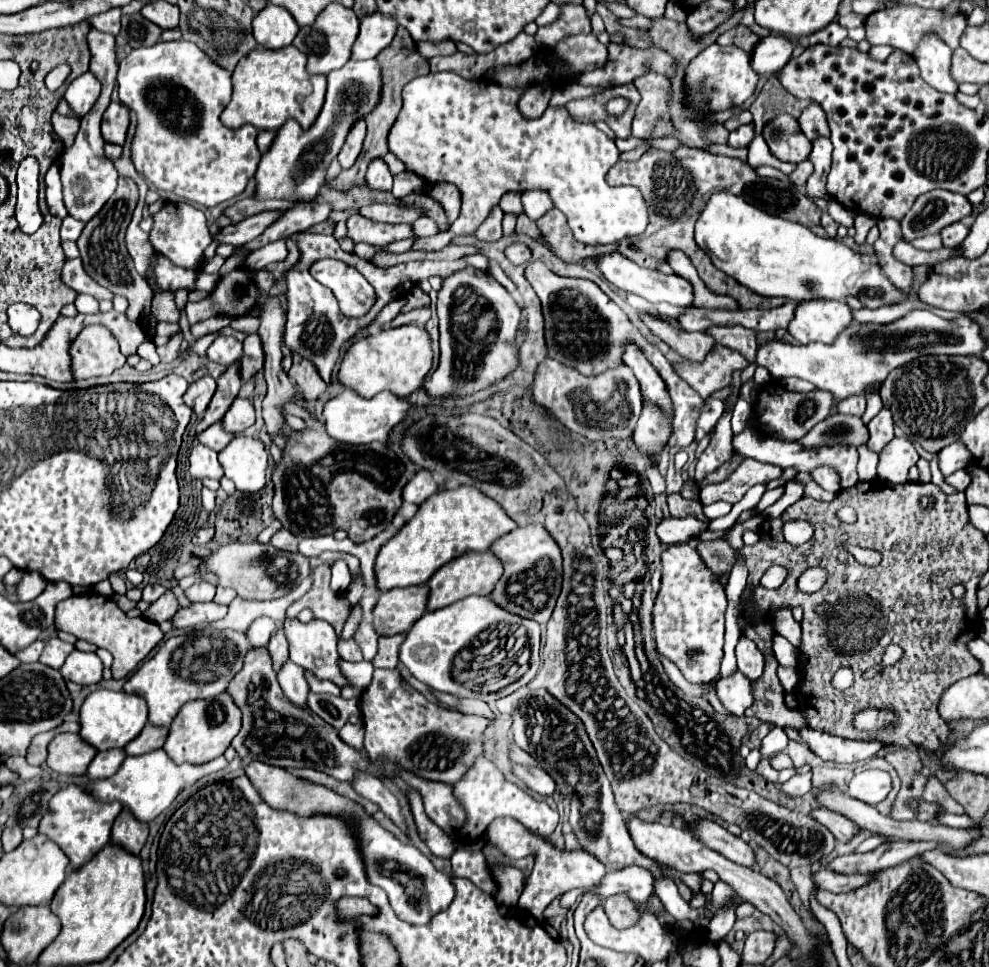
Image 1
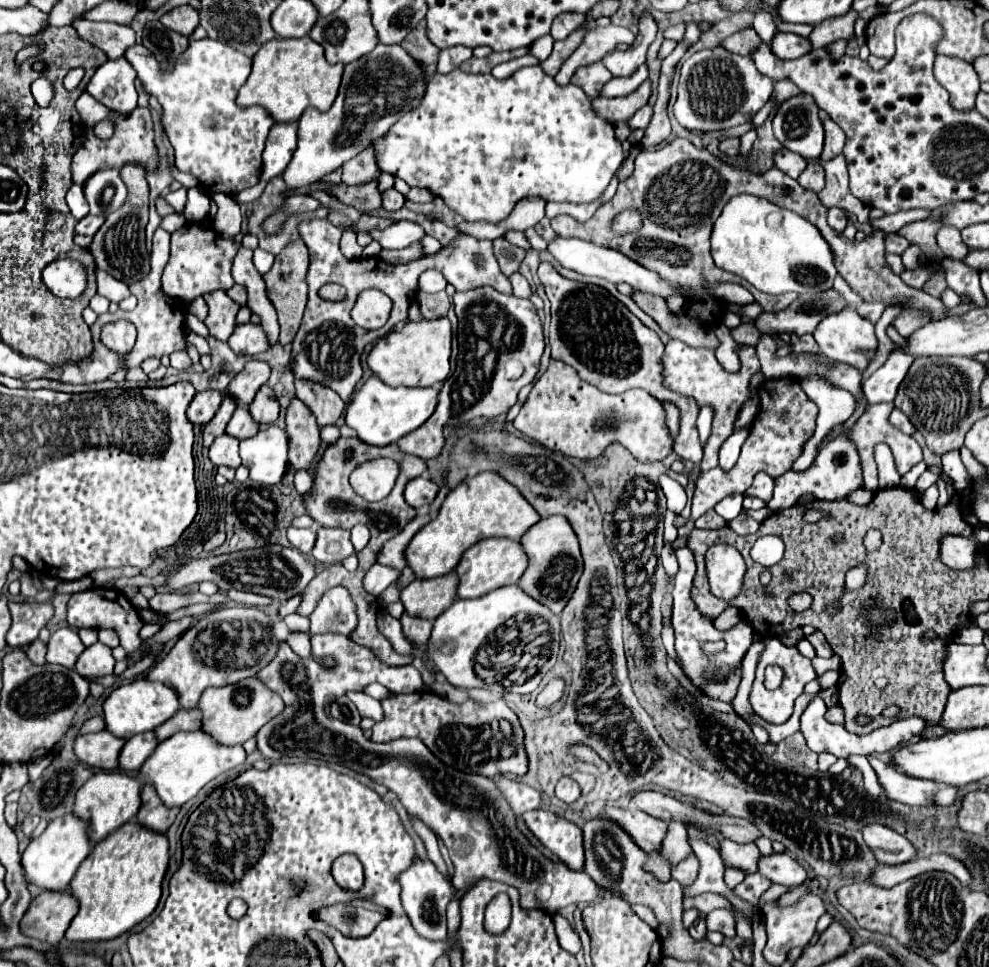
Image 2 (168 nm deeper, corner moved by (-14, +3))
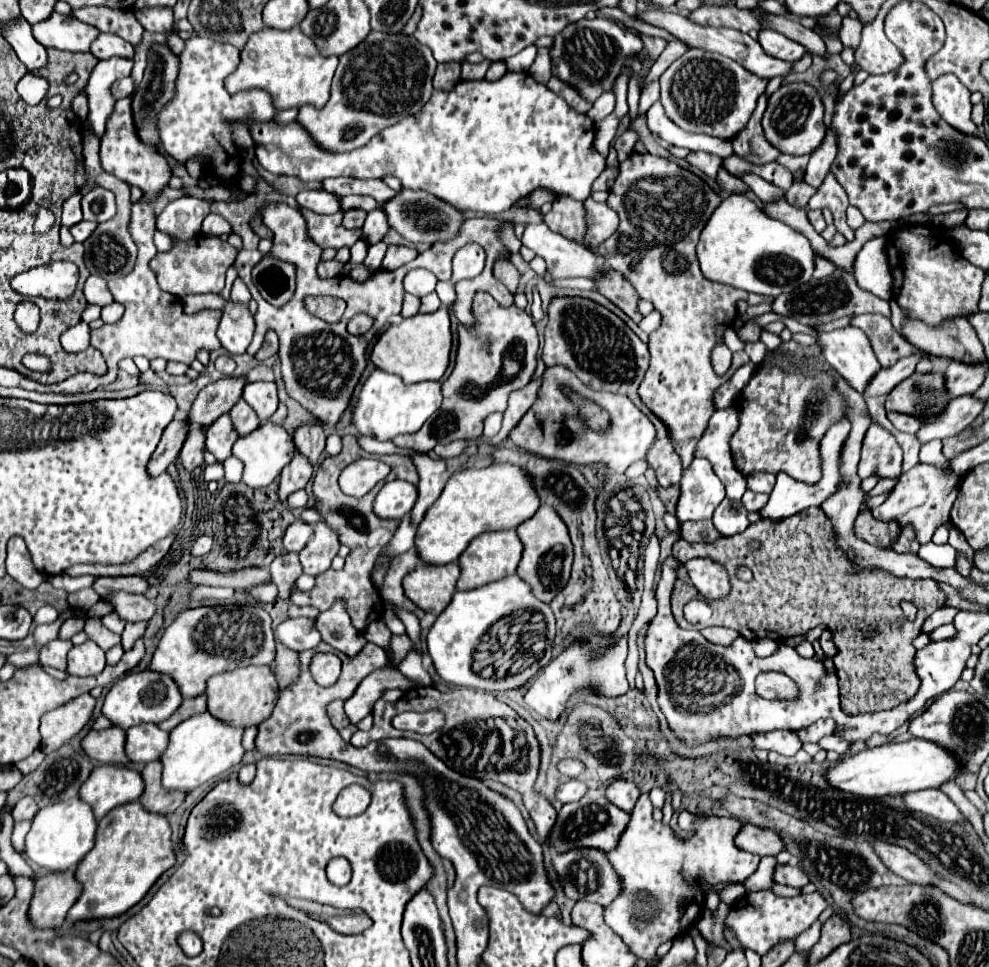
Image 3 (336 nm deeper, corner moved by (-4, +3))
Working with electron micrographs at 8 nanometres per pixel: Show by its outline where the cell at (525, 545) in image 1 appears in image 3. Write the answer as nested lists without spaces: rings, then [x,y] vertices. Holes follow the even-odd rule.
[[[541,505],[537,509],[537,515],[533,515],[533,519],[529,519],[529,521],[521,523],[521,527],[517,527],[517,535],[525,547],[517,575],[521,579],[527,579],[527,583],[533,587],[533,595],[537,595],[537,599],[541,599],[543,603],[551,603],[551,599],[557,595],[557,591],[561,591],[561,587],[565,587],[565,583],[569,581],[569,573],[571,573],[573,545],[571,545],[571,539],[567,533],[567,525],[555,513],[553,507]]]

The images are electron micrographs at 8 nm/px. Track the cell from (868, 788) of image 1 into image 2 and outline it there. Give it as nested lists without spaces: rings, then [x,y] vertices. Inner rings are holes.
[[[869,757],[869,763],[875,769],[879,785],[883,787],[889,799],[905,803],[905,805],[929,805],[931,803],[931,797],[937,791],[937,783],[911,777],[899,771],[895,765],[879,761],[877,757]]]

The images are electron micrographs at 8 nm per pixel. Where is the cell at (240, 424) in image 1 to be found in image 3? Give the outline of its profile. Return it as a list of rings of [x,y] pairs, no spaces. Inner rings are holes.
[[[247,383],[243,389],[243,399],[255,409],[261,423],[269,421],[269,417],[277,411],[277,385],[275,383]]]

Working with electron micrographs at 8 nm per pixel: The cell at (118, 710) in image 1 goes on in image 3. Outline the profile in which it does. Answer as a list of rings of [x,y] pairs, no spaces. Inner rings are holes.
[[[143,669],[139,673],[129,673],[123,679],[119,679],[111,691],[105,695],[103,703],[103,715],[111,719],[117,727],[129,729],[137,723],[161,723],[163,719],[171,717],[177,707],[183,703],[183,695],[179,691],[179,685],[175,679],[167,673],[157,673],[151,669]]]

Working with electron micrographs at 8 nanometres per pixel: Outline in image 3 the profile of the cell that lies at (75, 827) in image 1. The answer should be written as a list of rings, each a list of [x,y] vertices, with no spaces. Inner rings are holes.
[[[99,765],[81,785],[79,797],[93,807],[99,821],[113,807],[139,799],[143,789],[145,783],[139,771],[125,765]]]

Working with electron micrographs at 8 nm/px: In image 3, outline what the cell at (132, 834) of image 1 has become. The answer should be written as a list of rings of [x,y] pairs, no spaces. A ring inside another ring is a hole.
[[[153,761],[153,763],[145,765],[145,769],[143,769],[145,791],[143,791],[143,795],[141,795],[139,801],[141,801],[141,805],[147,811],[169,815],[169,813],[173,813],[185,801],[187,791],[165,789],[161,785],[161,771],[163,771],[161,761]]]

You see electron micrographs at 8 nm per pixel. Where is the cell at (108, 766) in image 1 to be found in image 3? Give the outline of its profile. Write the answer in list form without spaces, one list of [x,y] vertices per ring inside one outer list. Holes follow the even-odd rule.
[[[141,723],[137,727],[131,727],[127,731],[127,743],[125,743],[125,753],[133,763],[149,763],[155,761],[163,755],[163,751],[167,749],[169,743],[169,733],[161,731],[155,723]]]

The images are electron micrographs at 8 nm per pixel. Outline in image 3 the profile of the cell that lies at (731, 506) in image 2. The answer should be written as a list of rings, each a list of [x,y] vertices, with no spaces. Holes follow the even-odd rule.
[[[693,459],[693,463],[683,471],[679,487],[681,493],[675,509],[679,523],[711,519],[721,499],[725,499],[725,485],[713,473],[713,467],[707,459]]]

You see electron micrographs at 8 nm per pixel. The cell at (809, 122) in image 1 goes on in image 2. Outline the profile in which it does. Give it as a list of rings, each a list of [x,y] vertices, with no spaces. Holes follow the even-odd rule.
[[[823,119],[823,129],[825,129],[825,149],[821,153],[821,159],[831,159],[843,151],[845,133],[831,119]]]

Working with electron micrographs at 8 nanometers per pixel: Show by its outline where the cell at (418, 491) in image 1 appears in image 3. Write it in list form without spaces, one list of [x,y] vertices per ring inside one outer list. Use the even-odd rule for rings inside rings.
[[[389,481],[379,489],[373,501],[373,513],[379,519],[399,521],[413,509],[415,501],[417,501],[417,489],[411,483]]]

